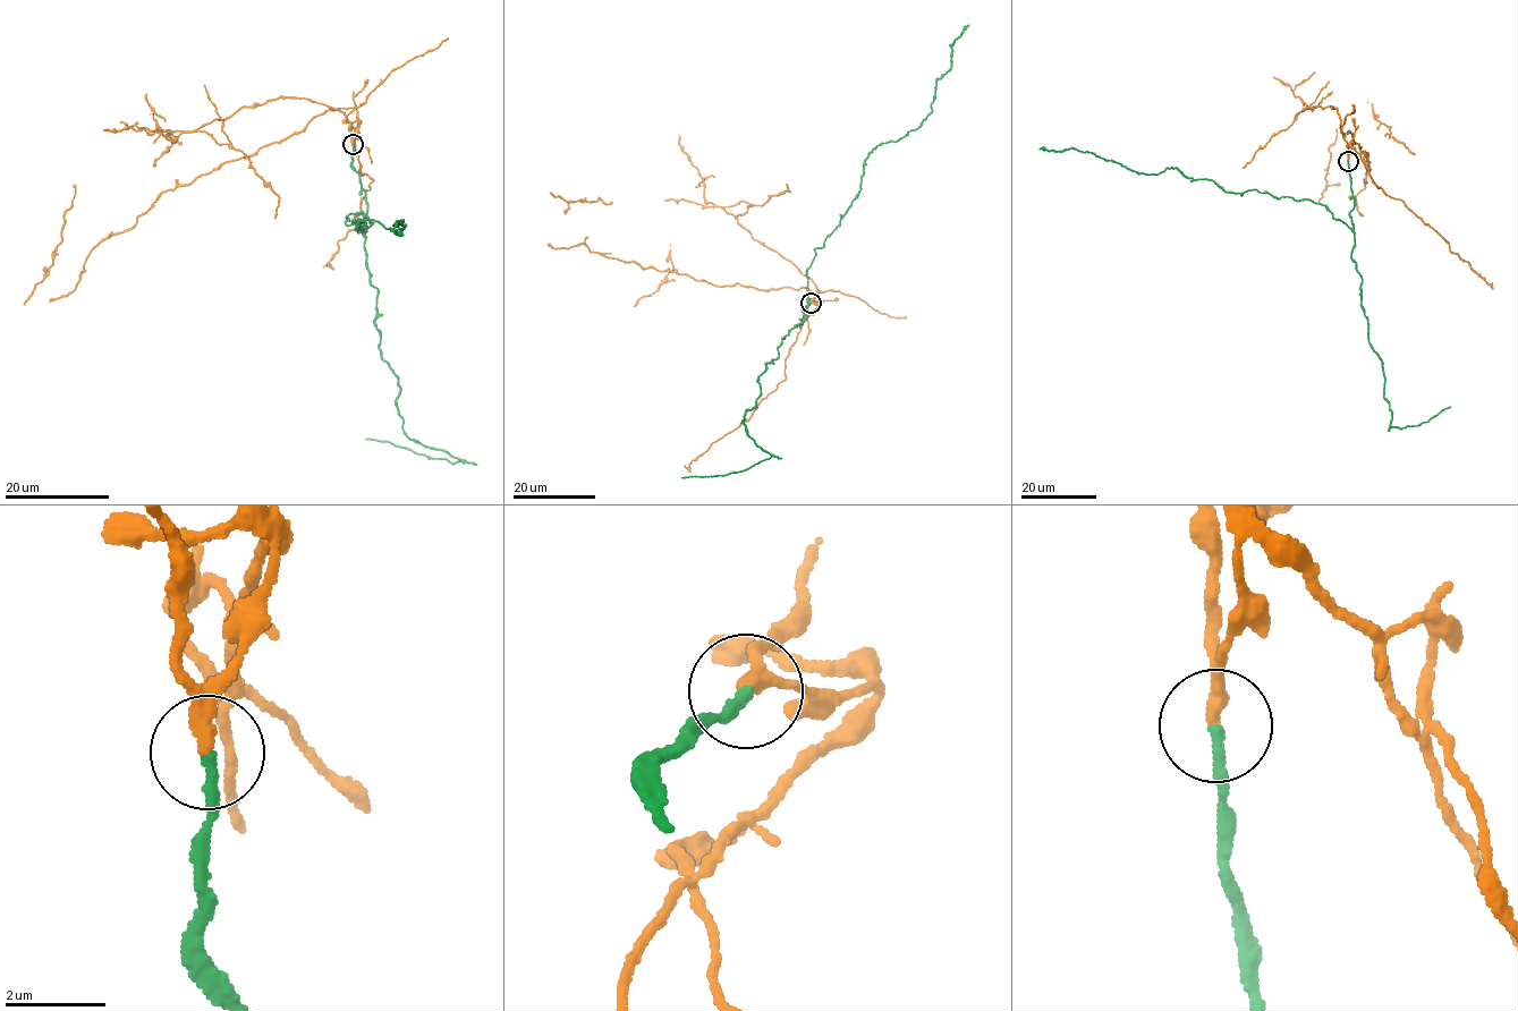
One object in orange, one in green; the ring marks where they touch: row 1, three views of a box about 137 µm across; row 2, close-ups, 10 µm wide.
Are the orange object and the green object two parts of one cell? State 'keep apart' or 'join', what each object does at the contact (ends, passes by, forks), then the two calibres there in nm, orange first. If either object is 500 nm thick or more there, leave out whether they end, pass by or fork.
keep apart | orange ends | green ends | 280/220 nm

